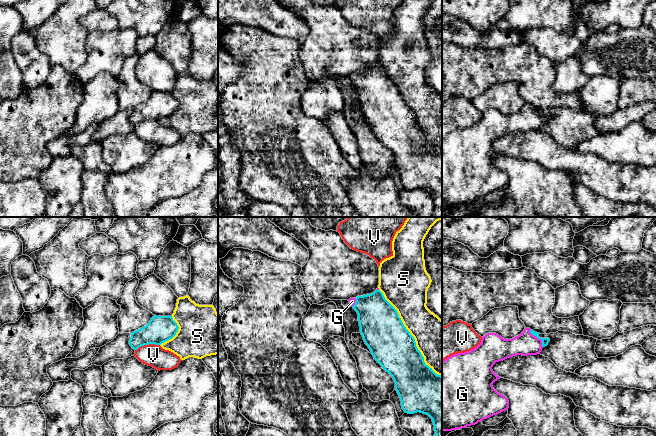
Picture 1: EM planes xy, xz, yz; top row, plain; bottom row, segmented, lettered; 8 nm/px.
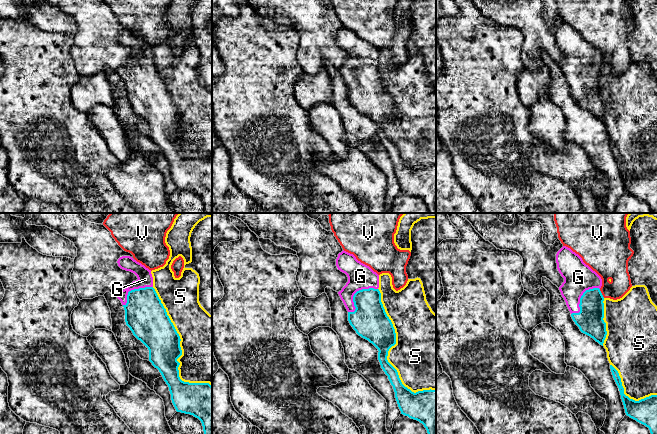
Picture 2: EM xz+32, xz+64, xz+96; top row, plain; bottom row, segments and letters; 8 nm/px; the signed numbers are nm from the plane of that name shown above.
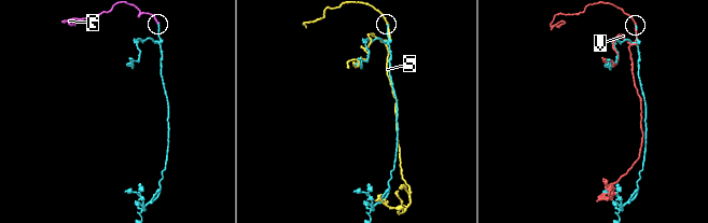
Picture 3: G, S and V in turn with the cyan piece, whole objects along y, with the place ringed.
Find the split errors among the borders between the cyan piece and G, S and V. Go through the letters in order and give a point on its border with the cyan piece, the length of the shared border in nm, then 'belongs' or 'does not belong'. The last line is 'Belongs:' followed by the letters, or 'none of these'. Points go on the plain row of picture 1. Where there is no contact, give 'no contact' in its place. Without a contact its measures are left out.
G: contact yz (537, 113); length 180 nm; belongs
S: contact xz (410, 110); length 850 nm; does not belong
V: contact xy (147, 120); length 200 nm; does not belong
Belongs: G

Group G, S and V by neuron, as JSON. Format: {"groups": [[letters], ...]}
{"groups": [["G"], ["S"], ["V"]]}

